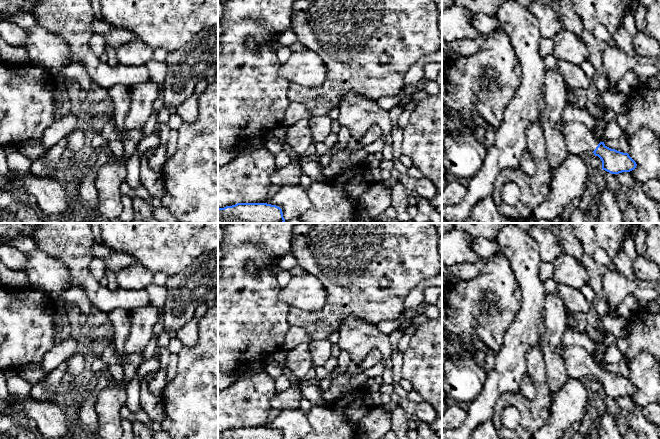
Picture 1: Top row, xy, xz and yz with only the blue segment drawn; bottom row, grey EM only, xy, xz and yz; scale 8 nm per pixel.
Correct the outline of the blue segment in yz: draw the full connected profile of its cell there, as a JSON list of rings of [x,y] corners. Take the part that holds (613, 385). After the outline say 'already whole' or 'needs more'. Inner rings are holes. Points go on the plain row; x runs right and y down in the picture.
[[[562,346],[560,354],[564,360],[569,377],[582,379],[593,376],[595,380],[601,383],[602,393],[611,398],[630,396],[637,390],[628,377],[611,373],[604,366],[598,366],[593,354],[582,347]]] | needs more

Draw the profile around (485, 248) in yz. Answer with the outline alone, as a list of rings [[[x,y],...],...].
[[[474,237],[471,247],[481,259],[490,258],[500,252],[497,242],[486,239],[485,237]]]

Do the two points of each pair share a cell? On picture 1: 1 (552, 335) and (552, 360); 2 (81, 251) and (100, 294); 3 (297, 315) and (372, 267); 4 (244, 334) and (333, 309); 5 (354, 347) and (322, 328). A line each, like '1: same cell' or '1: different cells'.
1: same cell
2: same cell
3: same cell
4: different cells
5: different cells

